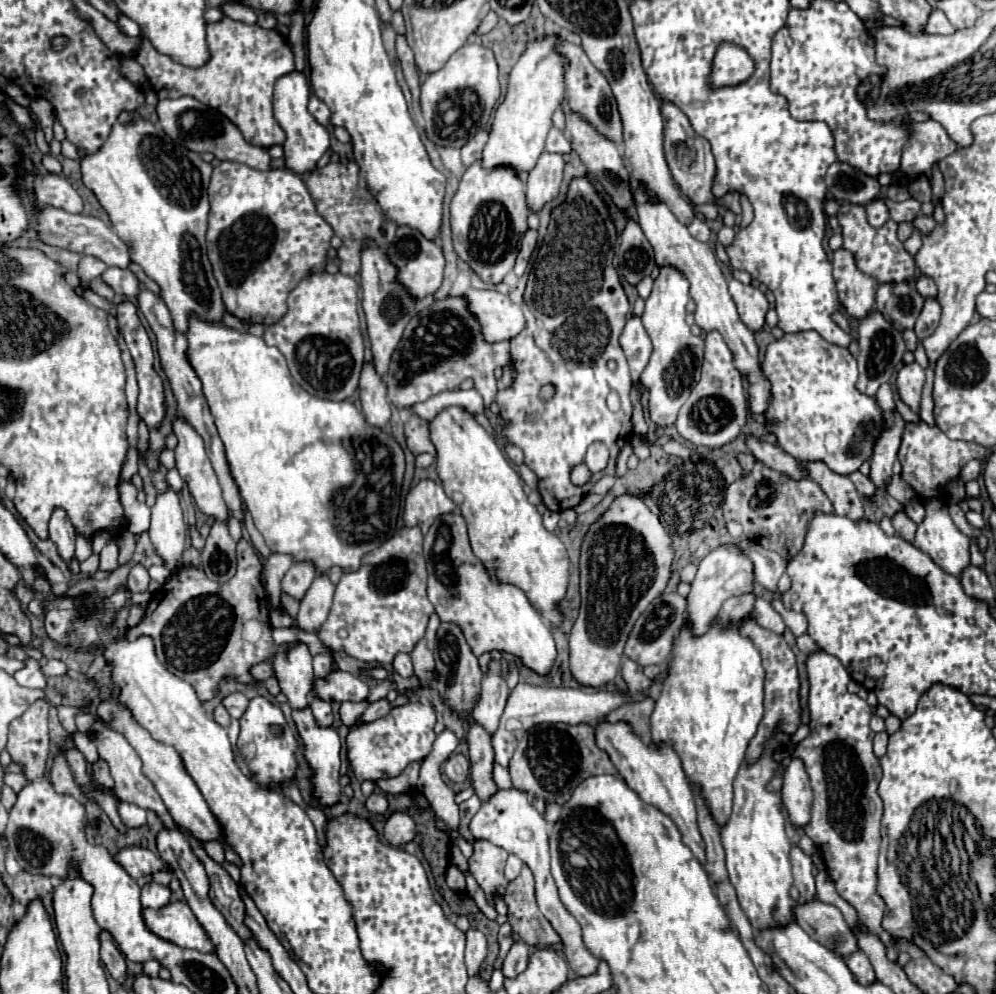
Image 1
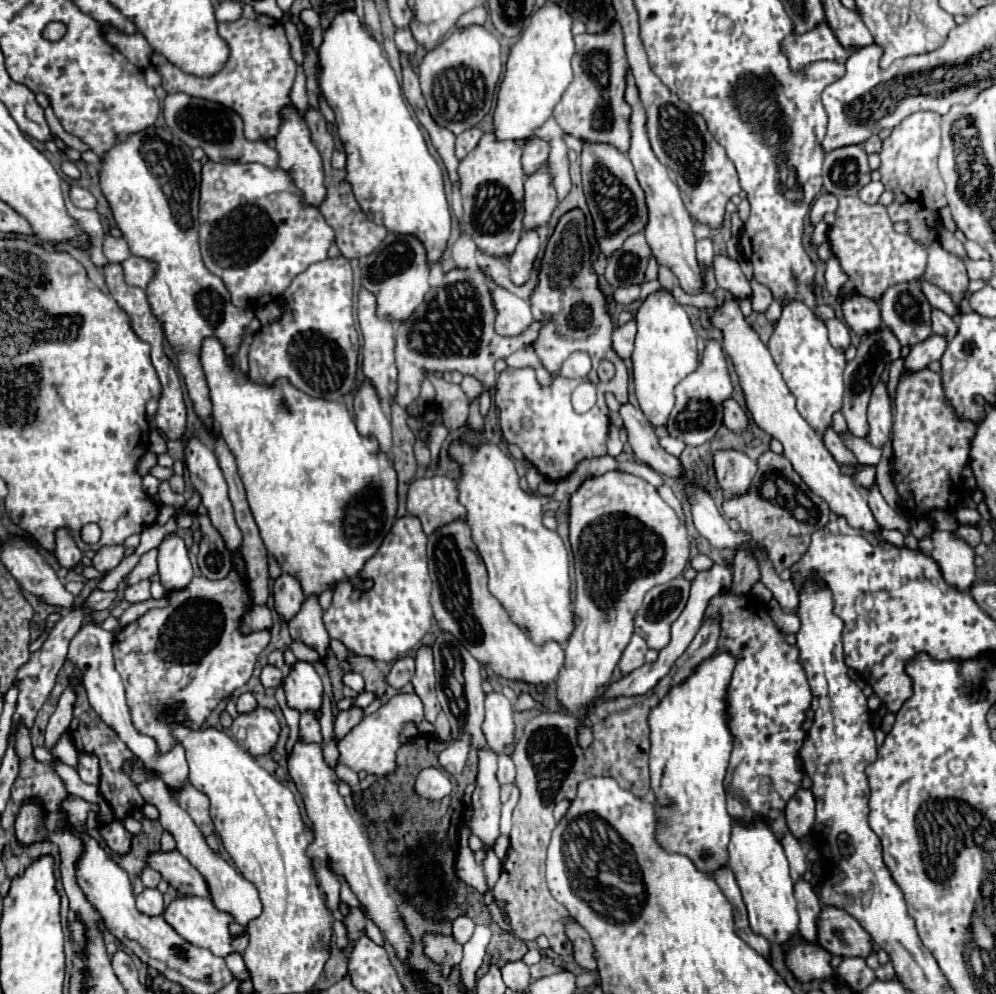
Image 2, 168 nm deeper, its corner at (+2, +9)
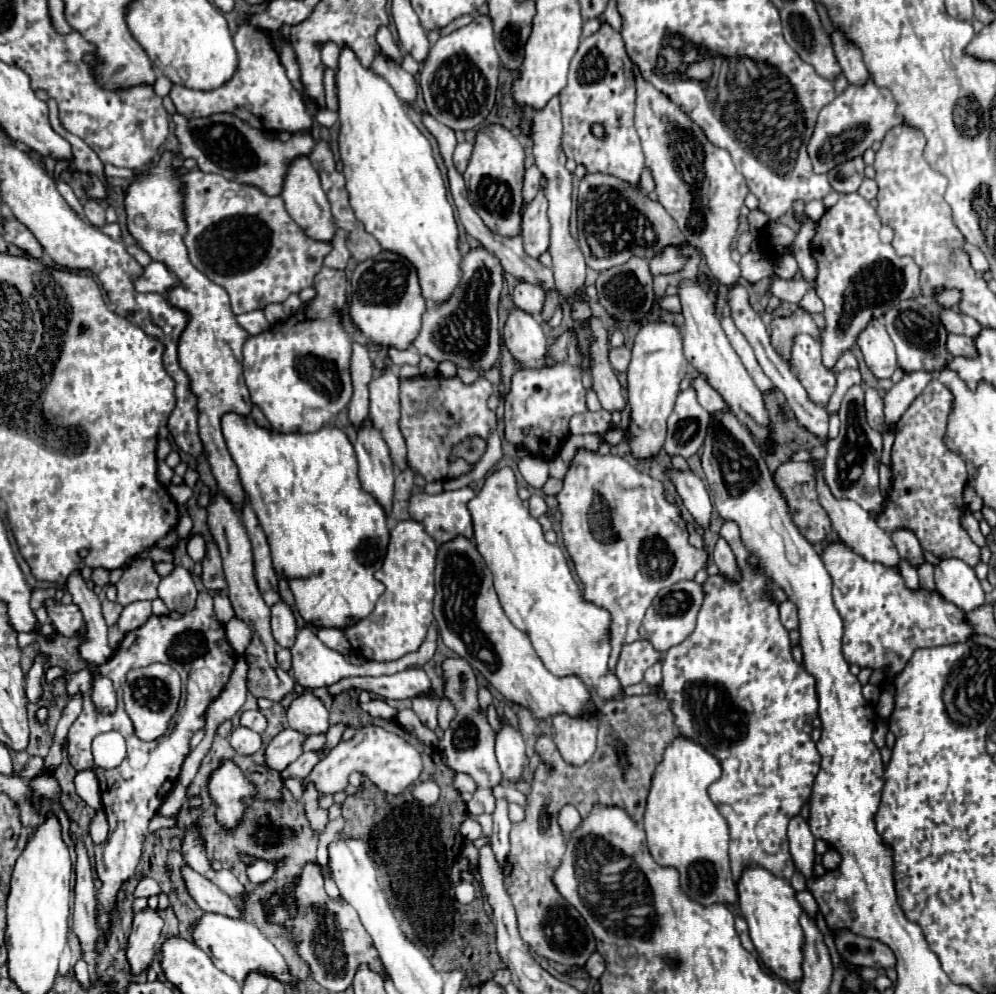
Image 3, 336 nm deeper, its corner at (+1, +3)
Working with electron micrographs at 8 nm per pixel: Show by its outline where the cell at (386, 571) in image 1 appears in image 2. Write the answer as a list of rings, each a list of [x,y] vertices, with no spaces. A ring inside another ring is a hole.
[[[405,515],[397,519],[377,553],[359,571],[361,579],[373,581],[373,587],[365,589],[359,599],[353,599],[353,583],[339,581],[335,585],[331,607],[323,613],[329,637],[341,641],[351,653],[371,657],[375,661],[395,661],[413,649],[427,633],[433,617],[433,609],[429,605],[431,579],[427,571],[425,545],[427,537],[417,517]]]

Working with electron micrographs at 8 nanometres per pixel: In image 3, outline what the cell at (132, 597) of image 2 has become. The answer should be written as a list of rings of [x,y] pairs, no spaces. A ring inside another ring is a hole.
[[[136,601],[136,603],[130,603],[128,607],[124,607],[120,619],[118,619],[118,629],[122,635],[142,627],[148,619],[152,617],[152,607],[150,607],[150,601]]]

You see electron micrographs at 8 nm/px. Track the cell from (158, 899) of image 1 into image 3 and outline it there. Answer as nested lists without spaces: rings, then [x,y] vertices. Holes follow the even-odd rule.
[[[146,909],[134,915],[134,927],[126,947],[126,959],[130,963],[132,975],[140,975],[154,961],[160,929],[162,919],[156,909]]]

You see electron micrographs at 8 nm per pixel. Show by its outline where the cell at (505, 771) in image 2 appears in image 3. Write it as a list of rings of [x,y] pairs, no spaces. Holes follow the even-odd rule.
[[[498,799],[496,811],[492,813],[494,817],[494,831],[492,831],[492,851],[498,857],[498,863],[504,867],[506,857],[508,857],[508,833],[510,833],[510,819],[508,819],[508,803],[504,799]]]

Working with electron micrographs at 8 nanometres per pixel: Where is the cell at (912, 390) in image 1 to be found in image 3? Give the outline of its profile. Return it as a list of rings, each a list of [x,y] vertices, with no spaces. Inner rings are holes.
[[[934,379],[898,421],[890,465],[892,489],[884,511],[878,515],[878,525],[882,525],[886,533],[908,529],[932,555],[940,559],[958,557],[960,561],[966,561],[966,565],[976,567],[980,561],[980,547],[960,525],[960,517],[964,513],[962,491],[968,479],[966,463],[944,445],[950,409],[952,393]]]

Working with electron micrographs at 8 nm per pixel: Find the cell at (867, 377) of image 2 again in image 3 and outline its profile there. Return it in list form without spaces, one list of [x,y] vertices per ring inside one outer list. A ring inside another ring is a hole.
[[[864,385],[850,387],[842,399],[840,411],[840,433],[836,439],[826,443],[828,455],[824,461],[824,481],[832,495],[838,499],[852,499],[860,503],[864,511],[880,513],[884,509],[884,497],[878,491],[878,465],[882,453],[882,435],[866,423],[864,415]]]

